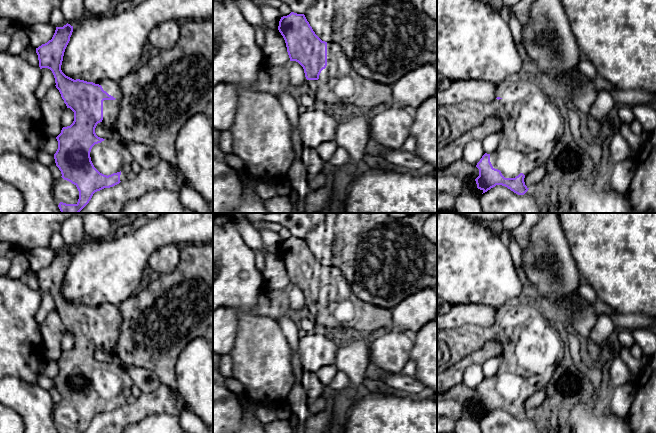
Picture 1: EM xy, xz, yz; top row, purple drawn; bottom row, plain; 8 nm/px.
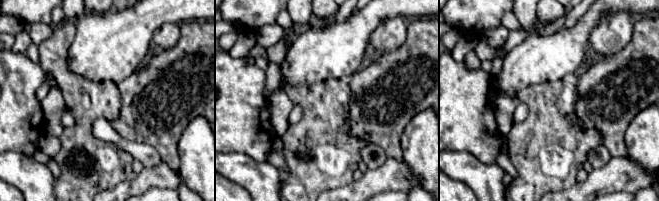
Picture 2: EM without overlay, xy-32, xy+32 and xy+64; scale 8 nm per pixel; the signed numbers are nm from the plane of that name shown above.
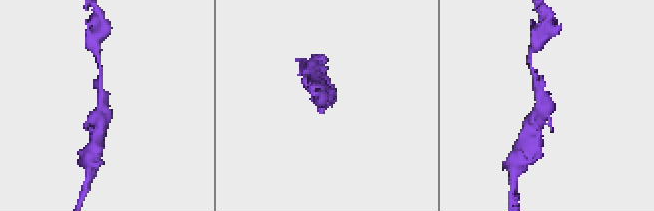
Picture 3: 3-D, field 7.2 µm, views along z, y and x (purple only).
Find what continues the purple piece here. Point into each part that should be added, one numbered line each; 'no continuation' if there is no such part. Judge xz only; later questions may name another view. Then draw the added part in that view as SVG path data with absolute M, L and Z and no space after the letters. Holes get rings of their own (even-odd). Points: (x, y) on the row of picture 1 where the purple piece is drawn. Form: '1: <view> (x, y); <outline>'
1: xz (339, 84); M327 42L327 66L318 80L306 84L316 101L334 104L341 111L374 112L386 107L401 107L392 97L392 86L358 74L340 44Z

